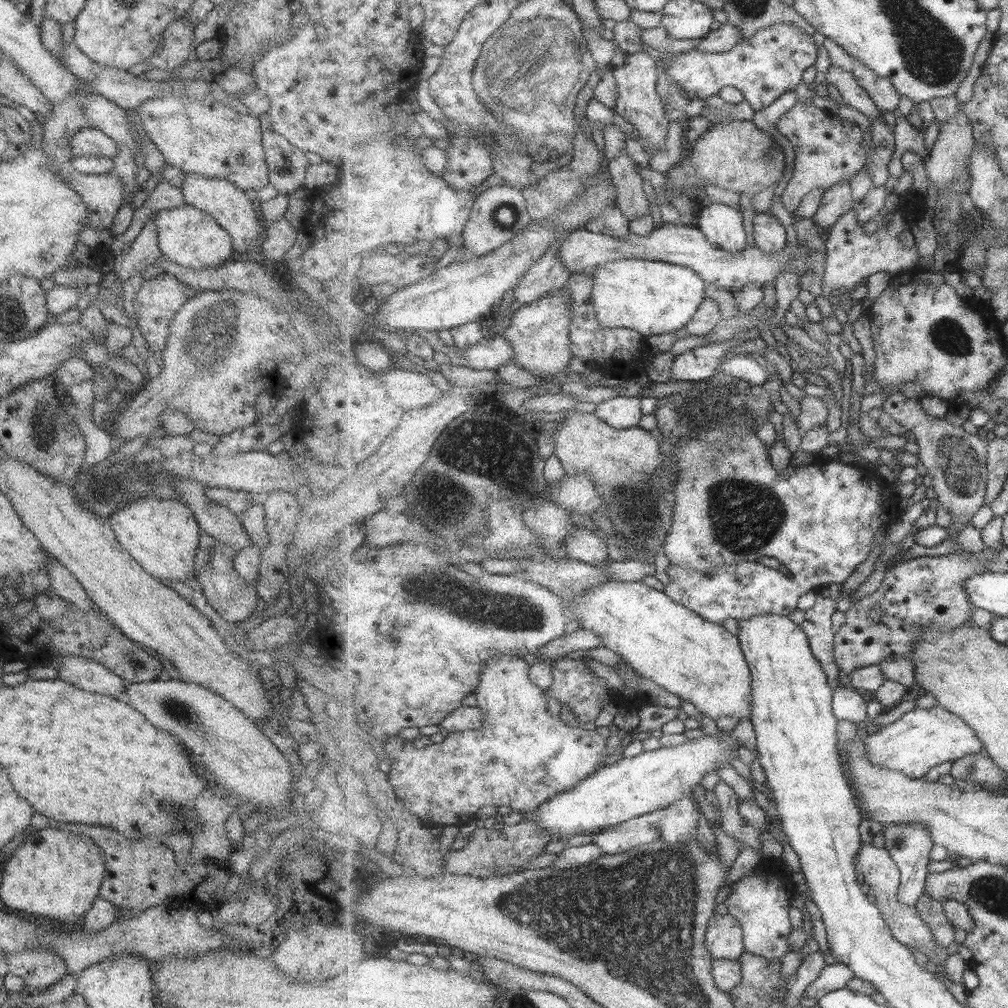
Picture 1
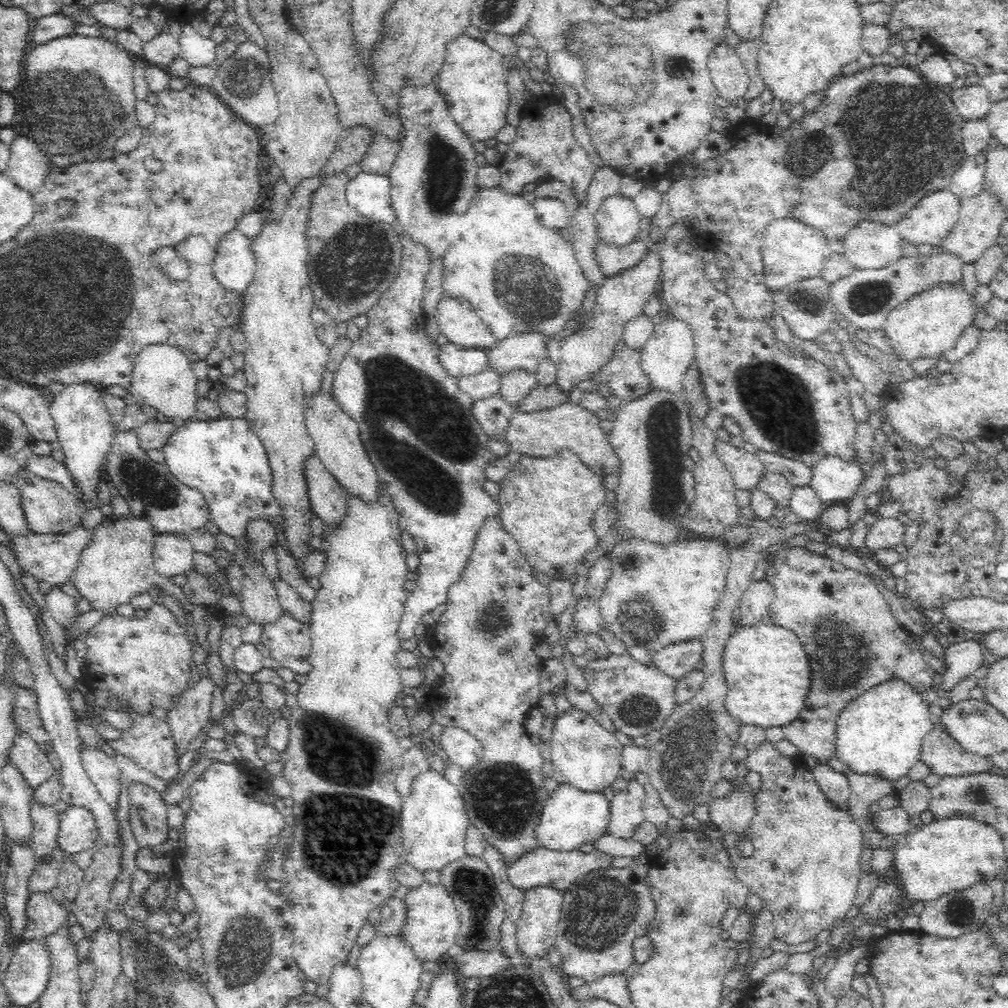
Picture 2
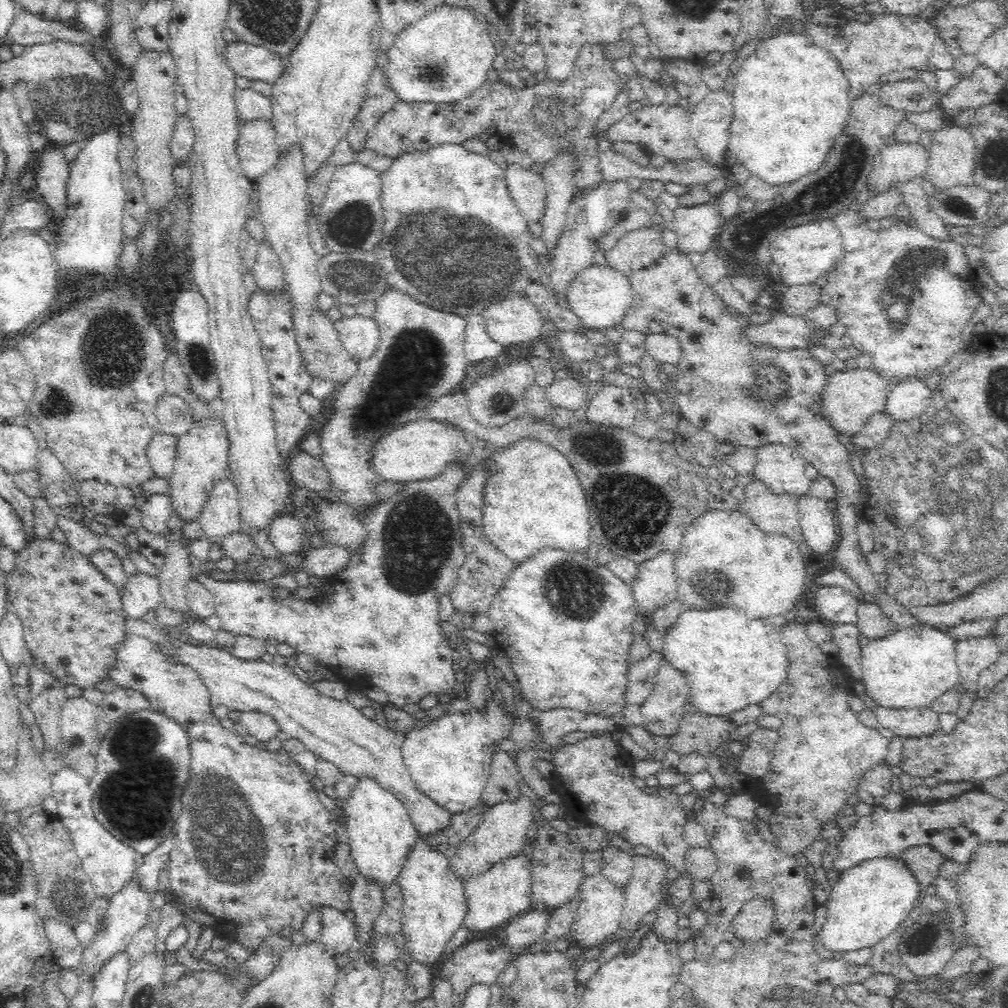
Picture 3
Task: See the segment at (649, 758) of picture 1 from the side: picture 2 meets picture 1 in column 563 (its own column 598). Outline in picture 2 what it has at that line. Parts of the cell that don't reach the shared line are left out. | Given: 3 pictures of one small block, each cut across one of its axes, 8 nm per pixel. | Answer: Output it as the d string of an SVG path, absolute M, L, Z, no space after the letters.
M562 783L549 793L539 822L534 828L538 848L558 852L578 850L582 844L593 843L606 833L610 820L610 803L602 793L578 790L568 783Z

